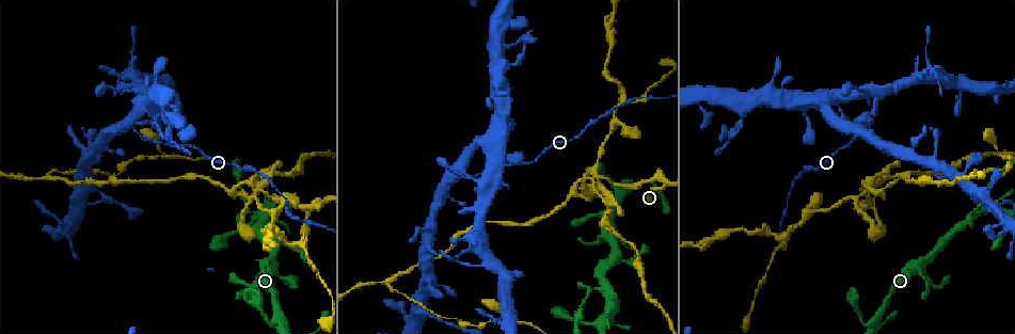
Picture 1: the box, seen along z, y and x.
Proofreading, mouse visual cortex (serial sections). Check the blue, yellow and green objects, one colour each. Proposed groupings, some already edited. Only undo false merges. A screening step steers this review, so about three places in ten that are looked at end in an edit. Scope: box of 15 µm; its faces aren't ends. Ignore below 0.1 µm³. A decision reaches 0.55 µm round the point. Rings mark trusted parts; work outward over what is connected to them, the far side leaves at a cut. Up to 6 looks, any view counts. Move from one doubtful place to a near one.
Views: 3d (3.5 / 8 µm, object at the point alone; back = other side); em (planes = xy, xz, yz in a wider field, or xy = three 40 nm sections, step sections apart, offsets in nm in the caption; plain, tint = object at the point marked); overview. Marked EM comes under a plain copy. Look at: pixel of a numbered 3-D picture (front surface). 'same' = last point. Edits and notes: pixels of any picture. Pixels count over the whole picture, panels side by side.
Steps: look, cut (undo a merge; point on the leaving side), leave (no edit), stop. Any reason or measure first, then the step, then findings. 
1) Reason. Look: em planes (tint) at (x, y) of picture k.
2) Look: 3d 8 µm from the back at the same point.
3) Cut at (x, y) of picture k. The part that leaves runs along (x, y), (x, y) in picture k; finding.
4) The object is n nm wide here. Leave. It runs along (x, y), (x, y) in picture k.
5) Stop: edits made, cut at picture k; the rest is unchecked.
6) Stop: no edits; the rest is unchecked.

Sharp bend. Look: em xy step 2 (tint) at (855, 125) of picture 1.

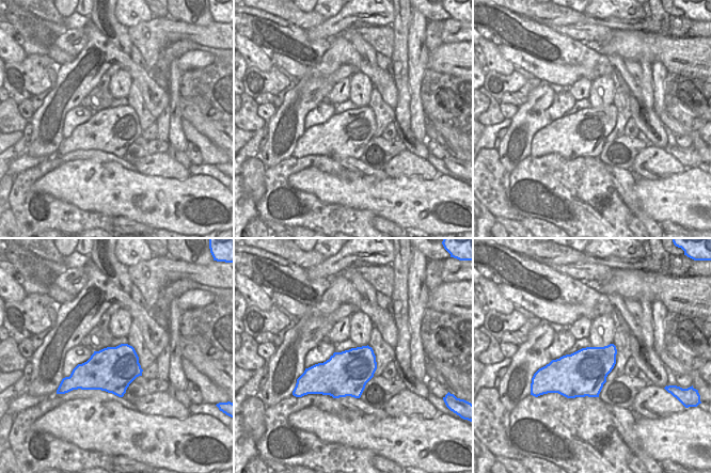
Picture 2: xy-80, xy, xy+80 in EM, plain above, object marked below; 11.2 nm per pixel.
Look: 3d 3.5 µm from the back at the same point.

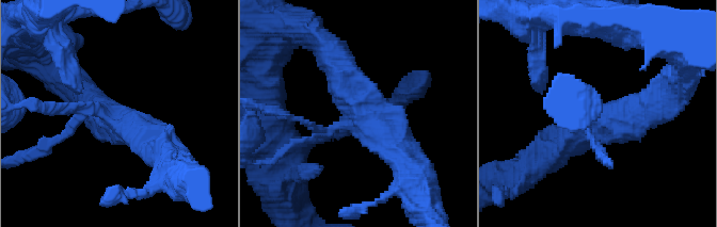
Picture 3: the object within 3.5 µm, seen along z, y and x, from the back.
Cut at (569, 132) of picture 3. The part that leaves runs along (579, 110), (631, 119), (662, 103) in picture 3; two cells meet here.

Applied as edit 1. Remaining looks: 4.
See it whole again. Look: overview.

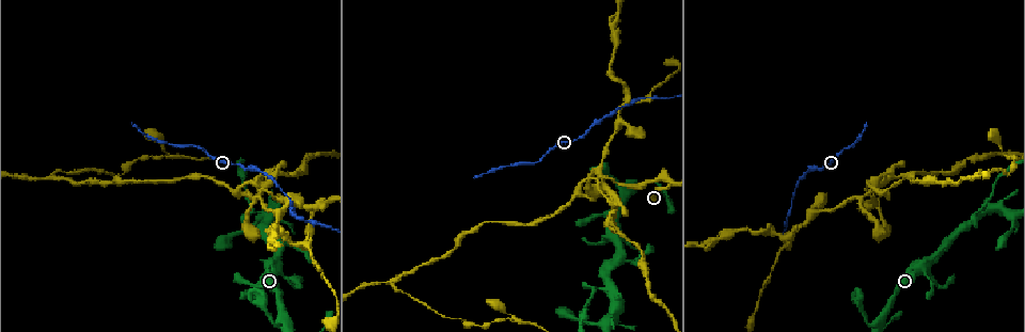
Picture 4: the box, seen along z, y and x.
A fork. Look: 3d 8 µm at (925, 267) of picture 4.

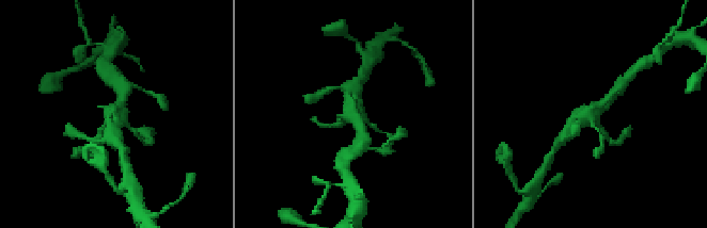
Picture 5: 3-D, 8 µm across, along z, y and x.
Need the tissue. Look: em xy step 2 (tint) at (356, 112) of picture 5.

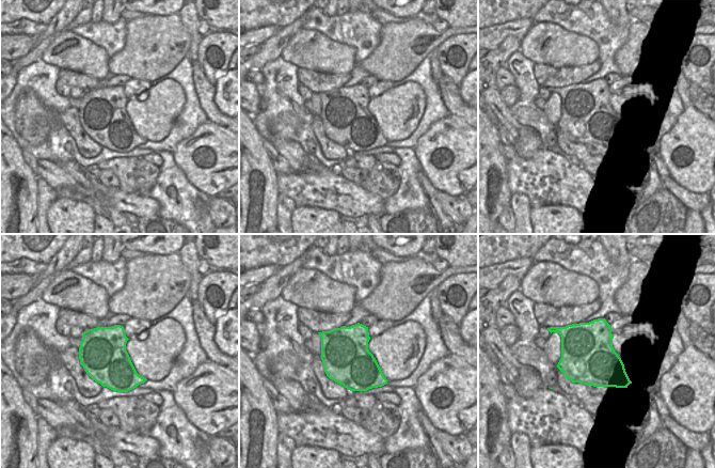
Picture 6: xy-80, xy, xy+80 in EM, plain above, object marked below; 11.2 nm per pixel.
The object is 550 nm wide here. Leave. It runs along (567, 134), (586, 121), (611, 93) in picture 5; one cell here.

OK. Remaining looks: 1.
A fork. Look: 3d 3.5 µm at (611, 288) of picture 4.

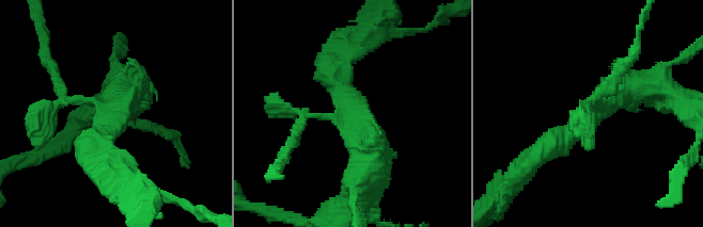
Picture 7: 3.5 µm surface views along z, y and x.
Cut at (288, 109) of picture 7. The part that leaves runs along (326, 116), (306, 116), (280, 160) in picture 7; two cells meet here.

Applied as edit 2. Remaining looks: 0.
Stop: edits made, cut at picture 3, cut at picture 7; the rest is unchecked.

